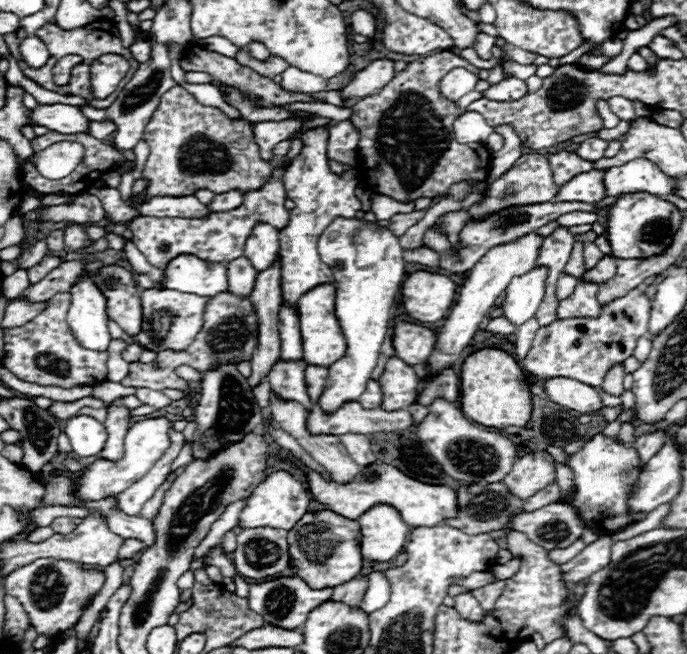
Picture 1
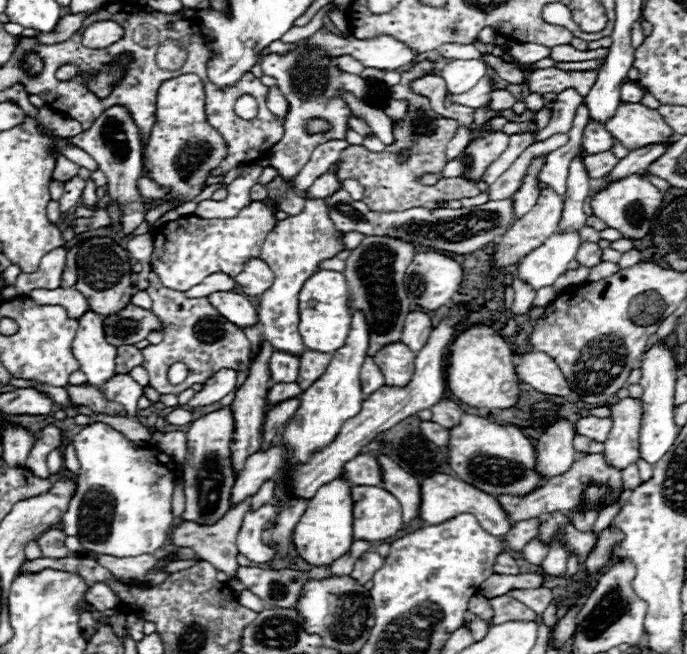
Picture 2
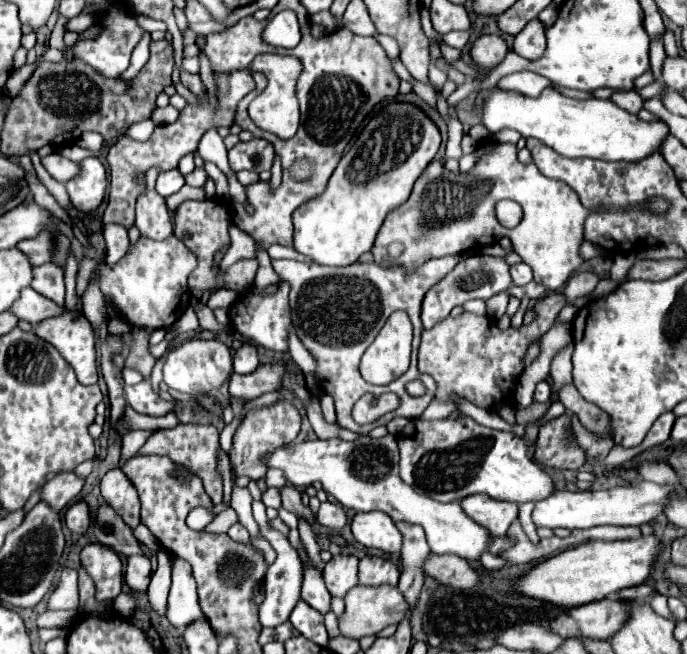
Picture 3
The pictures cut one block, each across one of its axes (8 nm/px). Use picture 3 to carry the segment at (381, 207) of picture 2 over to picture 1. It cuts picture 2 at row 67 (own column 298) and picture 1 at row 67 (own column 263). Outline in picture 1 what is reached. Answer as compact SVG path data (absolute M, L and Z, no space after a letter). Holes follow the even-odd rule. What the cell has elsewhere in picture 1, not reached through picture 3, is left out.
M450 50L424 56L416 62L410 62L406 70L398 72L392 82L388 82L380 92L358 100L352 110L352 122L360 130L360 144L358 150L364 154L358 166L358 172L362 180L378 194L390 196L398 202L412 202L416 198L434 198L438 194L444 194L450 184L476 178L482 180L490 172L490 158L492 154L484 144L474 146L462 146L456 142L452 132L452 122L456 116L442 116L442 106L436 106L436 94L438 94L438 82L454 68L468 68L470 72L478 74L478 68L472 66L468 60L456 56Z

